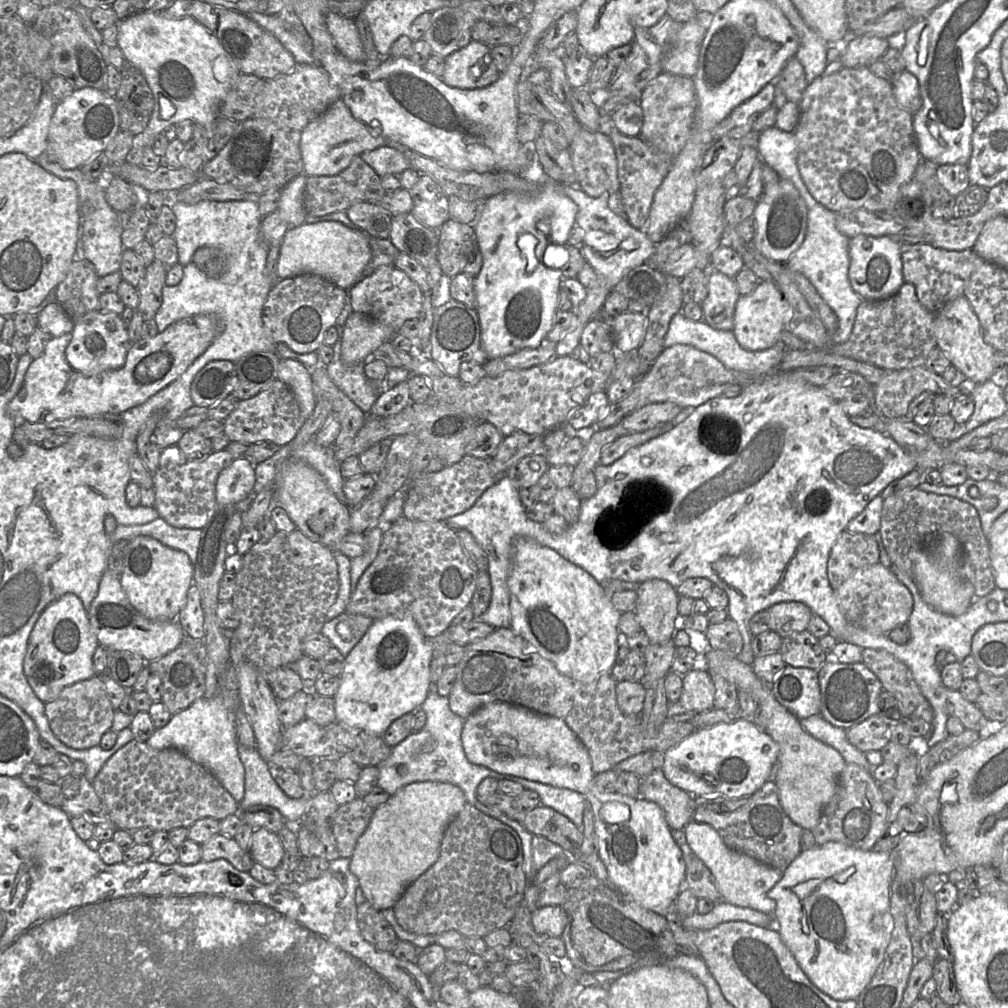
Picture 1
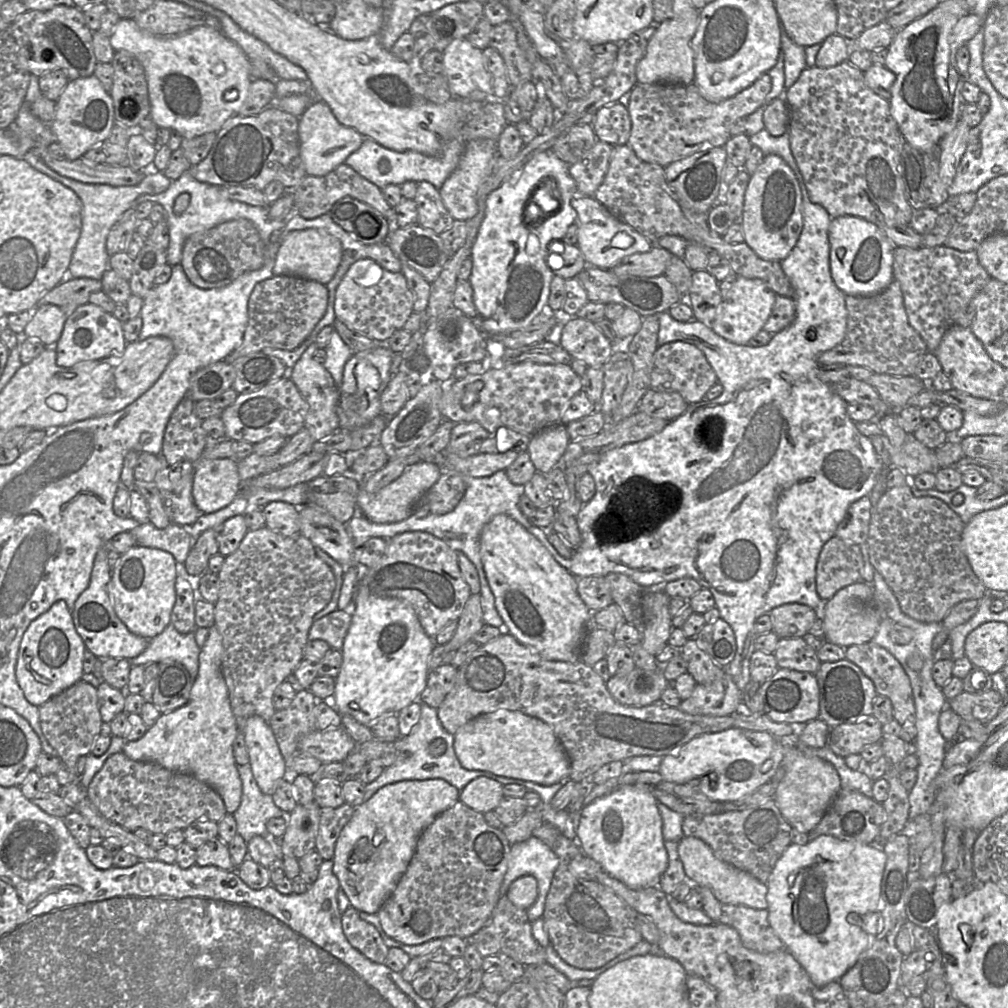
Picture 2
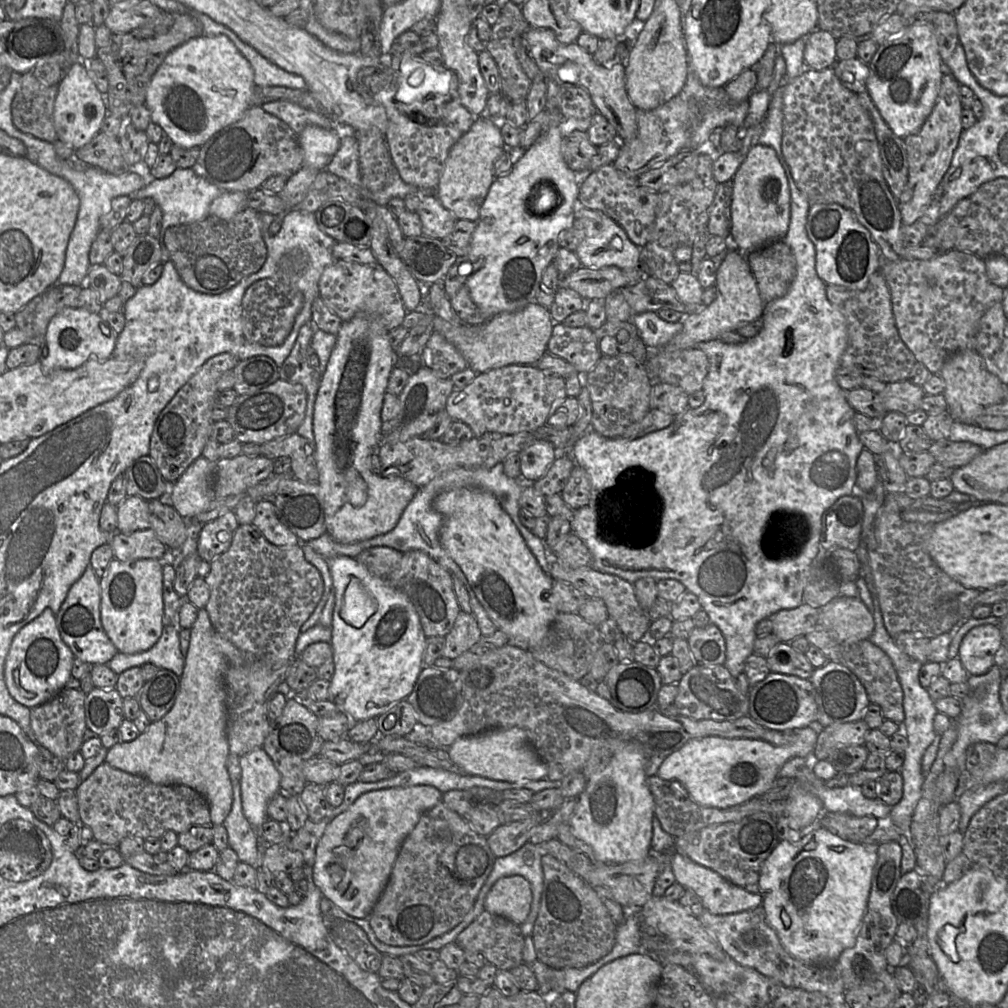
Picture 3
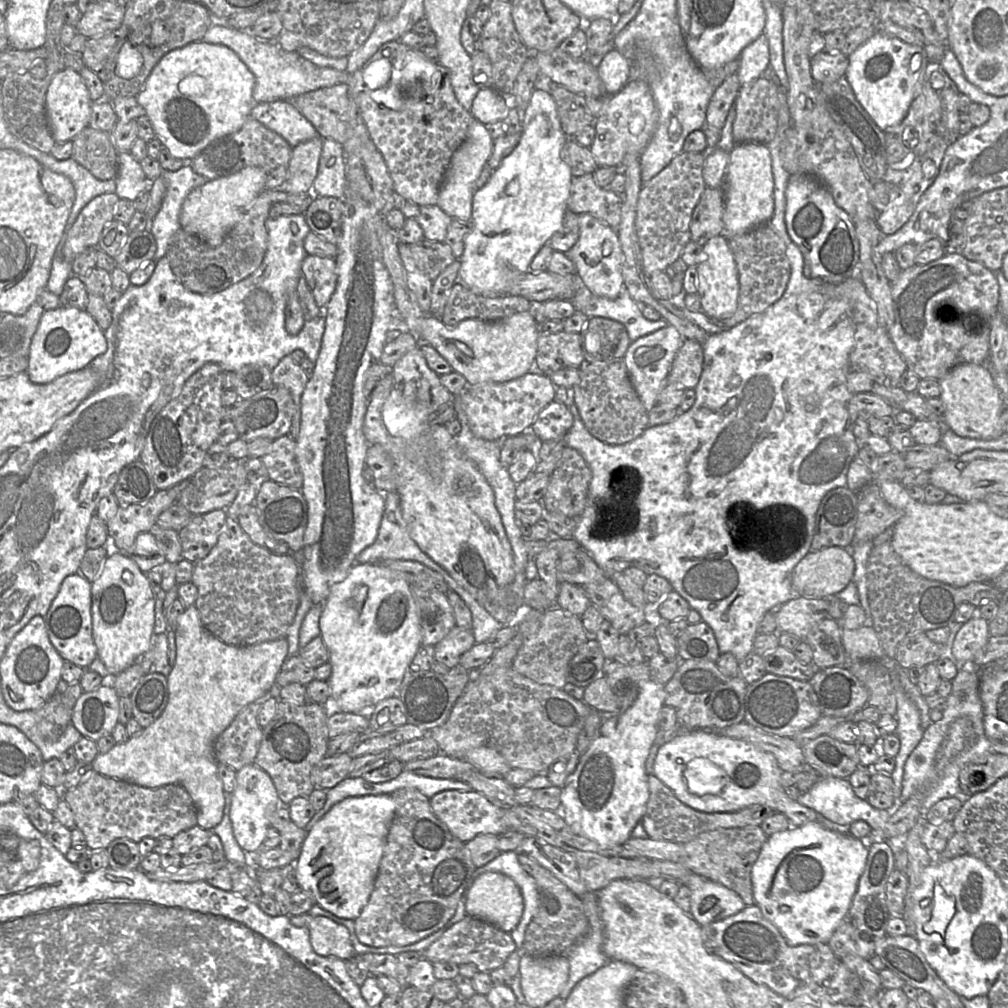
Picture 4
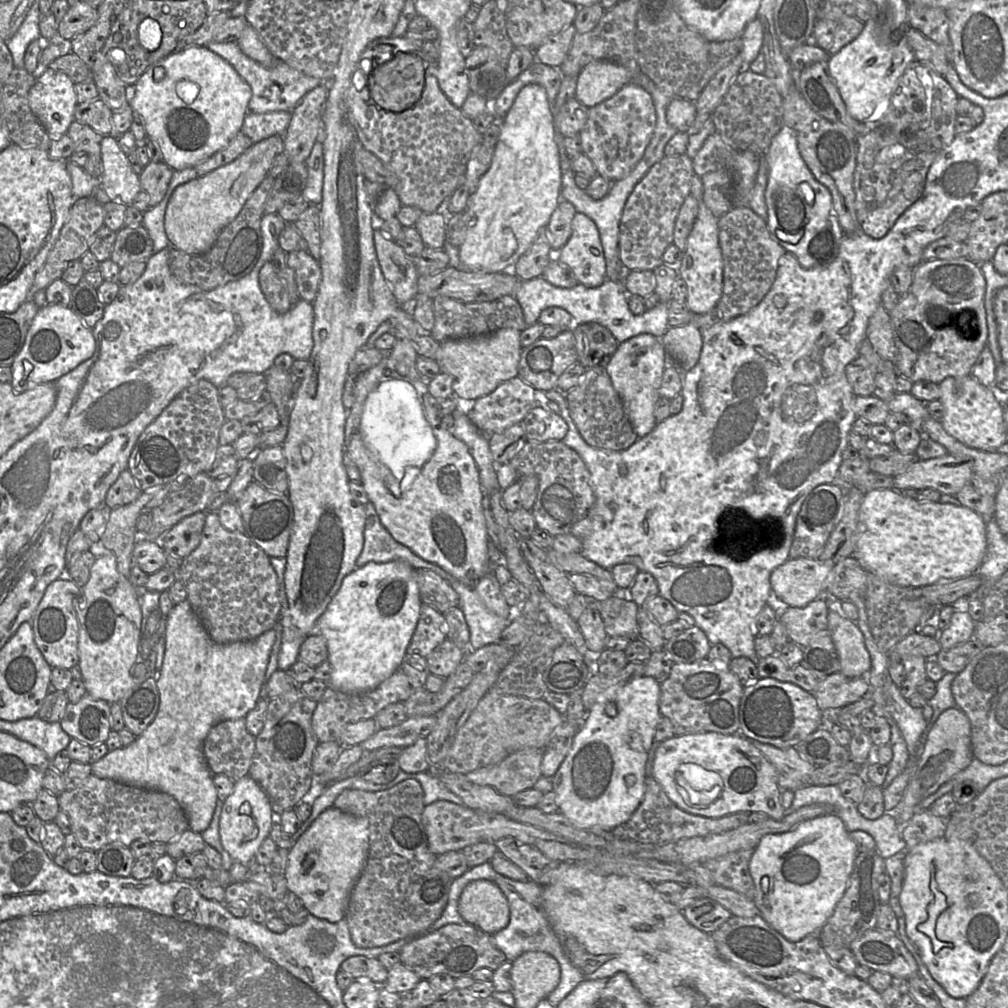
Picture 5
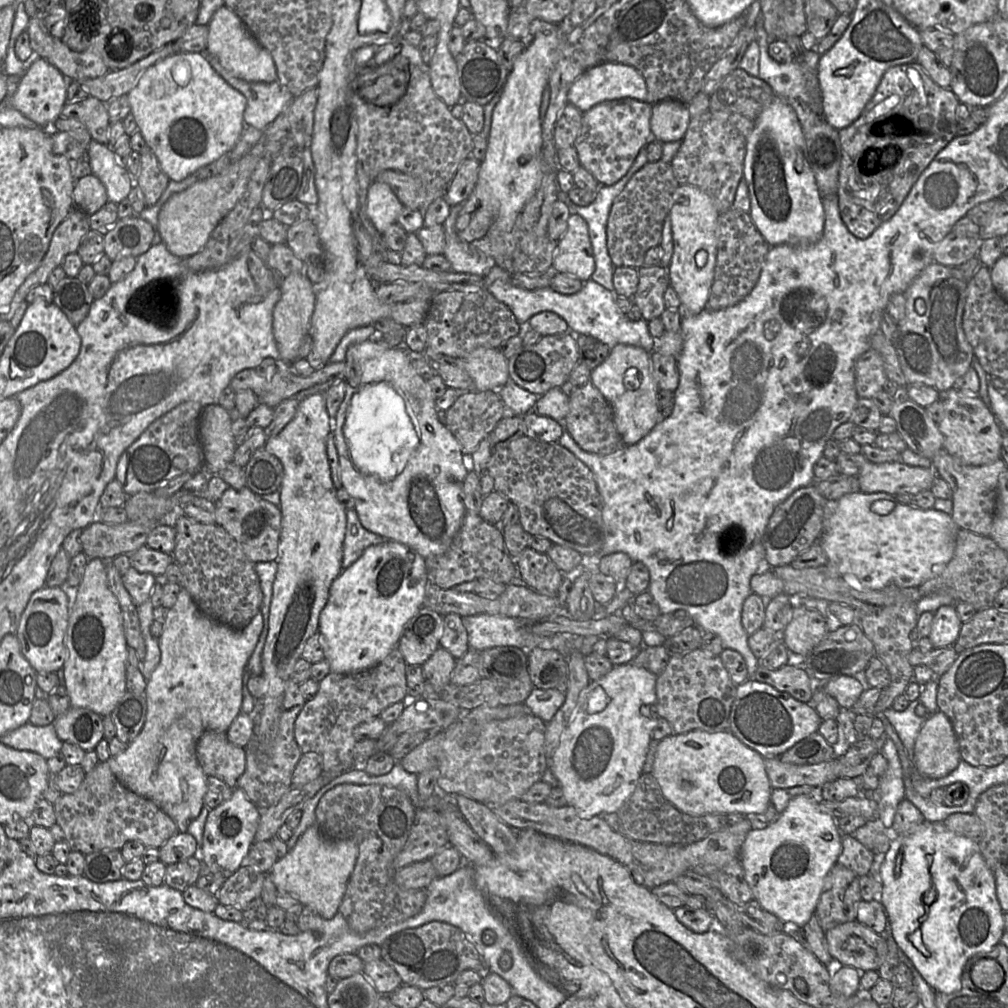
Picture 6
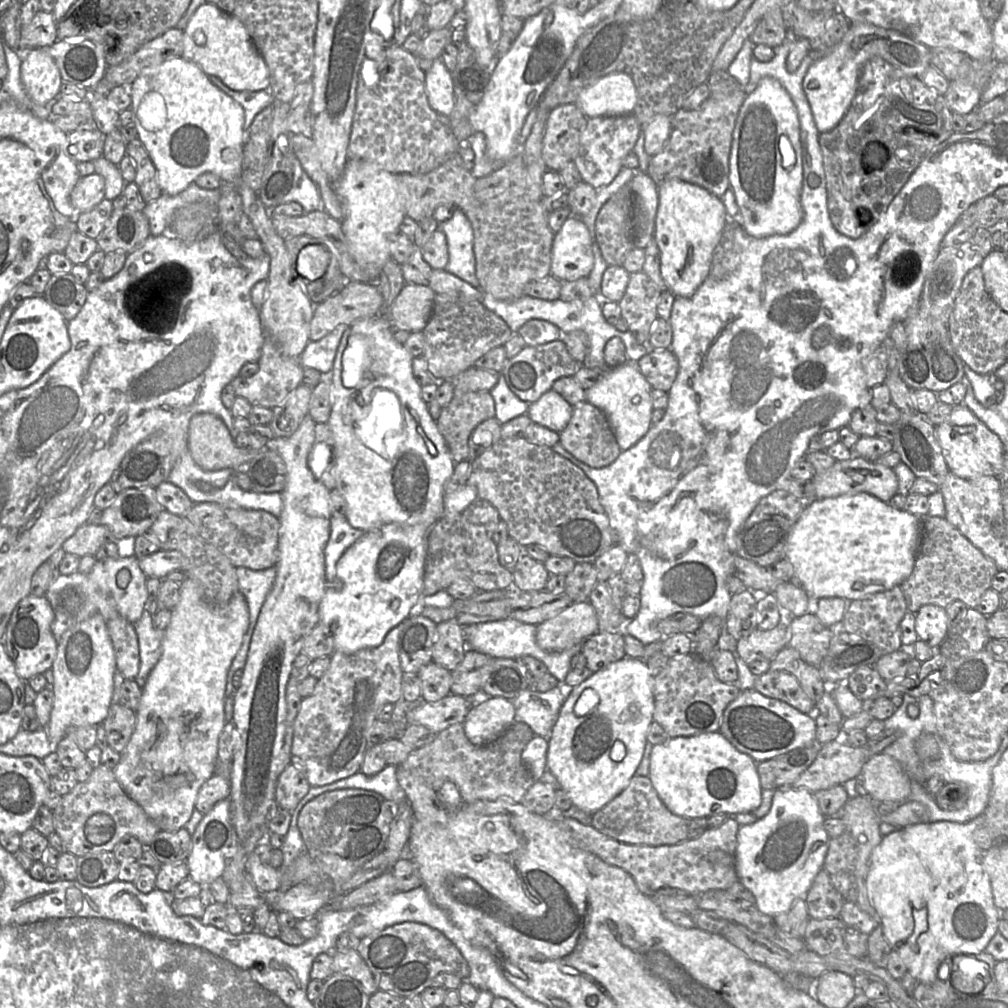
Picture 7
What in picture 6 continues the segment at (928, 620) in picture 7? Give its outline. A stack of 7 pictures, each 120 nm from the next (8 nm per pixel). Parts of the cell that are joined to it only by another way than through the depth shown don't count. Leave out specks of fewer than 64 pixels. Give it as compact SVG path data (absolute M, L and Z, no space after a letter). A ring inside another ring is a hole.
M944 605L934 612L931 630L928 635L934 648L952 646L957 640L963 622L954 605Z

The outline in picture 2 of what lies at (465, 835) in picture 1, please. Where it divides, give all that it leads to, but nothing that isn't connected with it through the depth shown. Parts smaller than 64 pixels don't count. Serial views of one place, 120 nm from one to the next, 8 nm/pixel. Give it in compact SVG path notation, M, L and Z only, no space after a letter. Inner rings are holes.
M458 801L439 814L421 834L406 872L377 913L384 932L406 945L420 945L451 936L469 939L488 924L499 902L511 847L502 828L489 826L482 813Z

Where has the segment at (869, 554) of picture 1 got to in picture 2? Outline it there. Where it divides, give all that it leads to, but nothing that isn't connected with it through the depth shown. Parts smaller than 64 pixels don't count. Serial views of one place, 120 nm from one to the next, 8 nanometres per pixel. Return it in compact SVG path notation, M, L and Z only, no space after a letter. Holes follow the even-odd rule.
M833 536L822 547L816 565L816 591L827 601L840 589L862 578L864 559L860 545Z

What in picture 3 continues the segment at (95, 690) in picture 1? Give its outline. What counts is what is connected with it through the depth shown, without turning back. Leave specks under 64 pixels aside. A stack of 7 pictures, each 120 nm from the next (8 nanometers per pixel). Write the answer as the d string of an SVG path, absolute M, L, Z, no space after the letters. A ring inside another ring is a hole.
M66 688L48 701L31 708L30 725L37 741L62 761L80 751L85 741L87 728L85 720L86 693L80 688Z

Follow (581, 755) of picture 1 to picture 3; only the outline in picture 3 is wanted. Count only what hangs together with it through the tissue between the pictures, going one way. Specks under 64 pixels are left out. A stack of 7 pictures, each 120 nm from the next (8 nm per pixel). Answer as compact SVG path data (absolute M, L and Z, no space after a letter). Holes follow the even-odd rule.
M519 727L492 729L461 737L447 748L447 753L464 773L491 780L511 783L521 780L542 780L546 779L548 774L548 768L535 752L527 732Z

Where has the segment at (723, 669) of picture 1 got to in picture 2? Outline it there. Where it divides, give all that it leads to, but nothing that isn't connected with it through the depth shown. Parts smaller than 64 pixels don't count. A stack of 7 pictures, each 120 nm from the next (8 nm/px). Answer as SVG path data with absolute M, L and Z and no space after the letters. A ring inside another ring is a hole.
M787 745L781 766L785 775L776 786L774 802L793 828L809 833L841 792L839 774L830 762L819 757L808 757L796 745Z

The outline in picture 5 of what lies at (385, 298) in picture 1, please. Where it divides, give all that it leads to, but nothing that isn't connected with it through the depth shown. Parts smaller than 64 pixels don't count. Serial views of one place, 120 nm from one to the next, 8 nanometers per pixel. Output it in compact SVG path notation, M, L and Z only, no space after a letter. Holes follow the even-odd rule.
M296 250L287 254L287 265L295 273L300 298L312 303L317 296L321 280L319 261L306 250Z

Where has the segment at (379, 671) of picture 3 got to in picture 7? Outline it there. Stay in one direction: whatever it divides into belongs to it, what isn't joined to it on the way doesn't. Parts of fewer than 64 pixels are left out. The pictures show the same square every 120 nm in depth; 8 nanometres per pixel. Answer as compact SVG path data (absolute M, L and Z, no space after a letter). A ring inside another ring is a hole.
M420 523L409 526L388 524L367 531L340 557L335 578L319 604L319 623L329 631L334 651L353 654L359 650L382 644L387 633L410 616L410 610L422 595L423 577L428 548L428 536L433 524Z

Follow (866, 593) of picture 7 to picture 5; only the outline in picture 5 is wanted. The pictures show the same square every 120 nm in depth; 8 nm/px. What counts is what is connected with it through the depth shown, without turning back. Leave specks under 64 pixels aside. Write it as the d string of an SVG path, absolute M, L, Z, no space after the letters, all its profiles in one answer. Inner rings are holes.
M880 488L868 491L865 493L860 511L860 534L858 536L855 551L852 555L859 564L868 572L873 573L882 580L891 584L907 587L923 587L935 584L940 580L955 580L964 577L970 577L977 573L981 566L987 551L987 537L986 528L987 523L983 520L981 515L971 508L962 505L953 505L950 503L941 502L923 502L918 499L912 499L904 496L900 491L893 488Z

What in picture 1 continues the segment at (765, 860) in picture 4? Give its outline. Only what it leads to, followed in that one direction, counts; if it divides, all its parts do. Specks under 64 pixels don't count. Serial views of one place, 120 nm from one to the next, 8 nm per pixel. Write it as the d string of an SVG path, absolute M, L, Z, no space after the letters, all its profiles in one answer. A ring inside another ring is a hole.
M830 841L801 851L783 871L780 881L767 893L768 898L776 902L772 916L782 942L809 980L835 1000L856 1000L884 959L894 927L890 912L890 885L894 870L891 853L860 850Z

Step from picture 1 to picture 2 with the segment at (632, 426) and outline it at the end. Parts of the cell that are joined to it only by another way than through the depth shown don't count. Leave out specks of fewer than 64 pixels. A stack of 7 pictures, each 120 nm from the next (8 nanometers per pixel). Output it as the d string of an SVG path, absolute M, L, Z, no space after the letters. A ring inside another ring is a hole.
M648 389L638 410L668 422L682 416L690 404L677 392L661 392Z

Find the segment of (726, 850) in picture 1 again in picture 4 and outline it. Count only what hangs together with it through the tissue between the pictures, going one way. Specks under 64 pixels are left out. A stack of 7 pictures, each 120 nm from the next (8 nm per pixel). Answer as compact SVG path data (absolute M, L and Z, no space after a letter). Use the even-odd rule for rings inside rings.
M690 872L682 885L691 891L689 915L701 927L737 914L746 907L736 892L699 874Z

